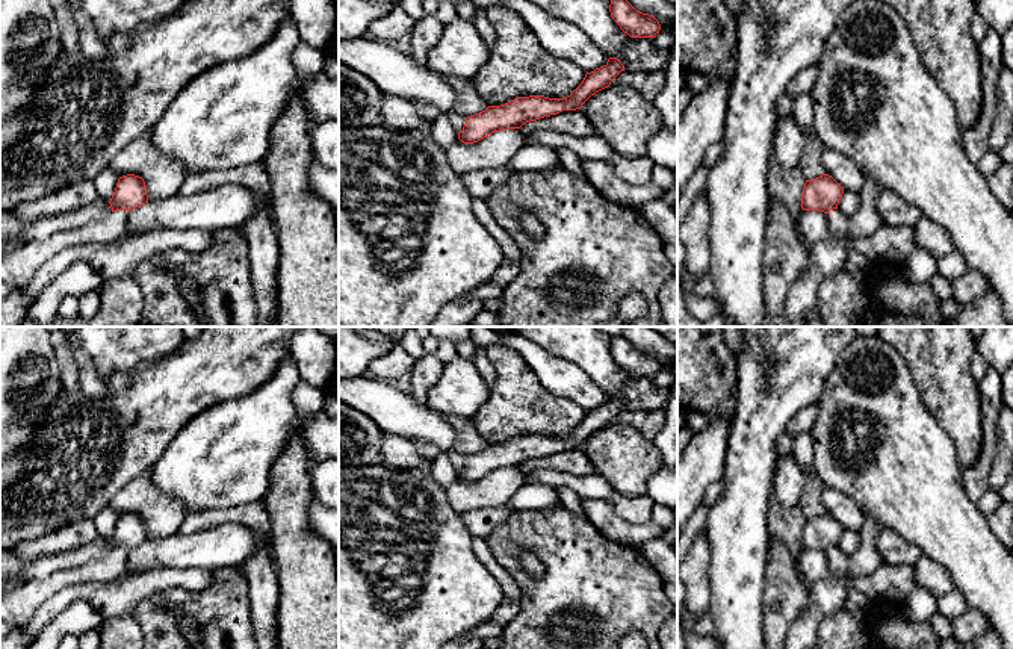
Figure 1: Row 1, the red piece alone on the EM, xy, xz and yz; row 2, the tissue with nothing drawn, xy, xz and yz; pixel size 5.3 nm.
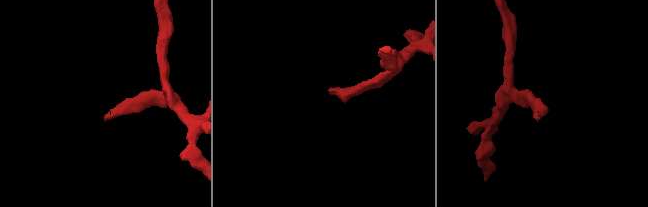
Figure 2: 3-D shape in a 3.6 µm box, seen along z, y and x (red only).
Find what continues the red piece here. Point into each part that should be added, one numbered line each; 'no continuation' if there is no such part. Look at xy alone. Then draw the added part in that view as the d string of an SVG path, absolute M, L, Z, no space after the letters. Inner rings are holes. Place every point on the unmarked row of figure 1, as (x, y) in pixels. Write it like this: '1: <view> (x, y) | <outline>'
1: xy (11, 565) | M97 536L94 542L85 546L57 554L47 554L32 561L23 560L17 549L0 549L0 579L20 578L26 582L41 581L53 572L95 561L110 552L112 546L109 540L101 536Z

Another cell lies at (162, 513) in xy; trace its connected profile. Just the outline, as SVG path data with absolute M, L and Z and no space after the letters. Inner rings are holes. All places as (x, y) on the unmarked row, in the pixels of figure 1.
M150 472L129 481L110 499L110 507L118 517L127 513L142 516L148 542L177 533L187 514L178 499L156 487Z

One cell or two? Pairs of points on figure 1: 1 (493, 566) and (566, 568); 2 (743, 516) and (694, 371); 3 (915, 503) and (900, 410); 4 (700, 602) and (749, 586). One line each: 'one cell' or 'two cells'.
1: two cells
2: two cells
3: one cell
4: two cells

